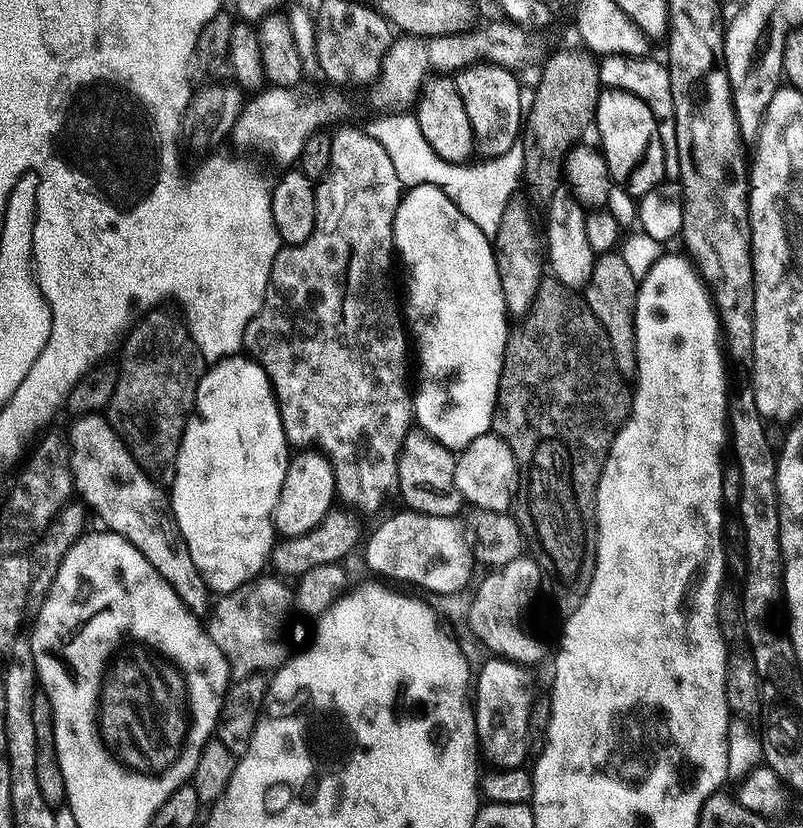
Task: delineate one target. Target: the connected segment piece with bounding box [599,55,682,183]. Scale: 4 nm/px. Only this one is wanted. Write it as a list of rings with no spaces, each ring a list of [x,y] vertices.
[[[606,56],[599,61],[599,80],[604,87],[608,80],[612,80],[612,89],[626,90],[641,98],[657,120],[657,133],[660,144],[663,146],[664,177],[669,183],[677,183],[681,176],[680,156],[682,149],[677,144],[675,135],[674,101],[672,101],[672,84],[667,65],[651,57]]]

